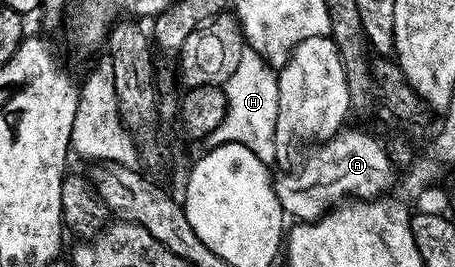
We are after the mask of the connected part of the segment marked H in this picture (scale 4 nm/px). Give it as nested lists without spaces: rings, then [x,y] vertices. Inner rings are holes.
[[[243,50],[236,73],[224,85],[226,93],[226,116],[210,134],[211,144],[239,142],[252,149],[260,161],[273,164],[276,159],[276,113],[278,112],[278,77],[275,68],[266,64],[255,51]]]

